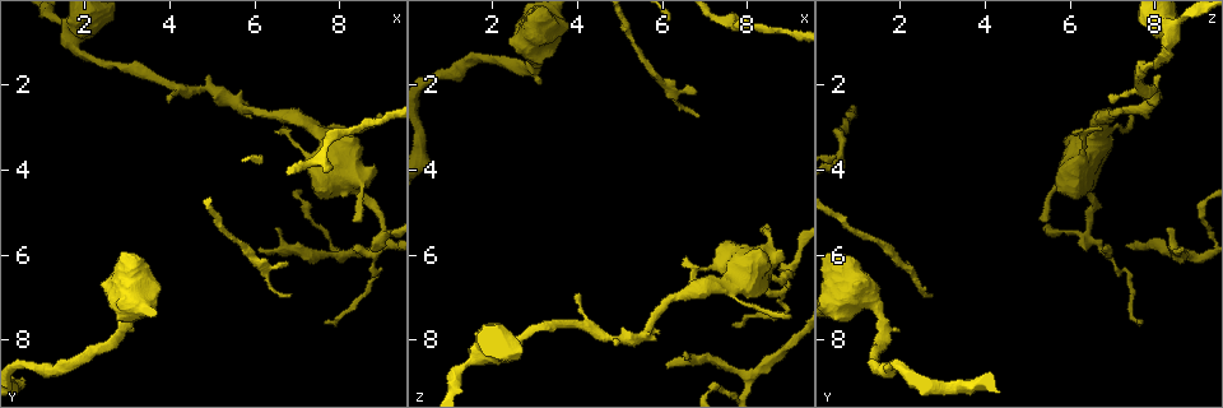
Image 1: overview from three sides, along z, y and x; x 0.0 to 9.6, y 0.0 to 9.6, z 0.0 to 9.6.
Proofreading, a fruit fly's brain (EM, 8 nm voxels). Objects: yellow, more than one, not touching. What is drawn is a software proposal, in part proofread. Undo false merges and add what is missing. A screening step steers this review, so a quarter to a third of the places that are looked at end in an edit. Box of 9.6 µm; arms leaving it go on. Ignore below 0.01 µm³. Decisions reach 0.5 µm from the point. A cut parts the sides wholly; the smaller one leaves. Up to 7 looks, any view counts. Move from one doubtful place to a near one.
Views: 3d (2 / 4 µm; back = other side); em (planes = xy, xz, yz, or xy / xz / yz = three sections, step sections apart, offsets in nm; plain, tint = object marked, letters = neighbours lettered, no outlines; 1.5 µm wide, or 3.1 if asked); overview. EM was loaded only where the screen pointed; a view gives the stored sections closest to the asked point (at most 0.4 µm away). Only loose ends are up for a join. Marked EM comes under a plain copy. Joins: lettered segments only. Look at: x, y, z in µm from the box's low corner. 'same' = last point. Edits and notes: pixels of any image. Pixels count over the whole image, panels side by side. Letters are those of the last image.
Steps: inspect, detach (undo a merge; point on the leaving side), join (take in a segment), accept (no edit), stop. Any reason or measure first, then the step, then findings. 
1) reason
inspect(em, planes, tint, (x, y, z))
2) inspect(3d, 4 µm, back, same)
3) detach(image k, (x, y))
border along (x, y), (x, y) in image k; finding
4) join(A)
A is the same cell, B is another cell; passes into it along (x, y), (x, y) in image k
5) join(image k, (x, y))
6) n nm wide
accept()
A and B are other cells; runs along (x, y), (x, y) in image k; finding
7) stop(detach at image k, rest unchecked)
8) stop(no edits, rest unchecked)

free end
inspect(3d, 2 µm, (7.70, 7.60, 7.60))

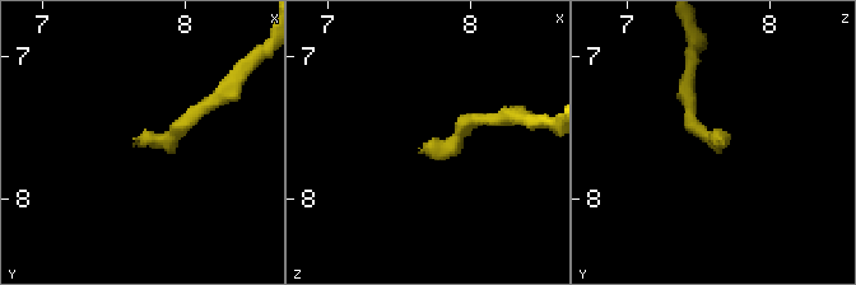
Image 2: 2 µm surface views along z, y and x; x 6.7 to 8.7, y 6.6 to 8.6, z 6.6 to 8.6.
inspect(em, xy, step 8, letters, (7.66, 7.60, 7.68))

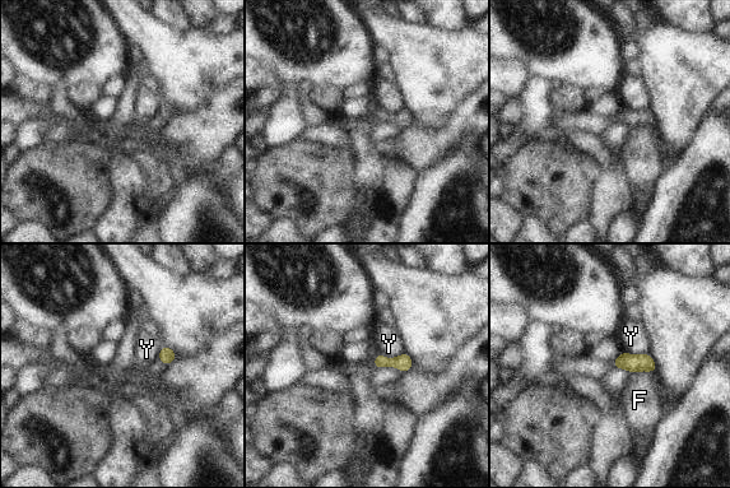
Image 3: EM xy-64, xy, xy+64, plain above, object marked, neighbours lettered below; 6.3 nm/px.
accept()
F and Y are other cells; border along (632, 372), (651, 371), (655, 375) in image 3; none of them fits

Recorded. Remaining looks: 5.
a fork
inspect(em, planes, tint, (9.00, 5.55, 6.35))

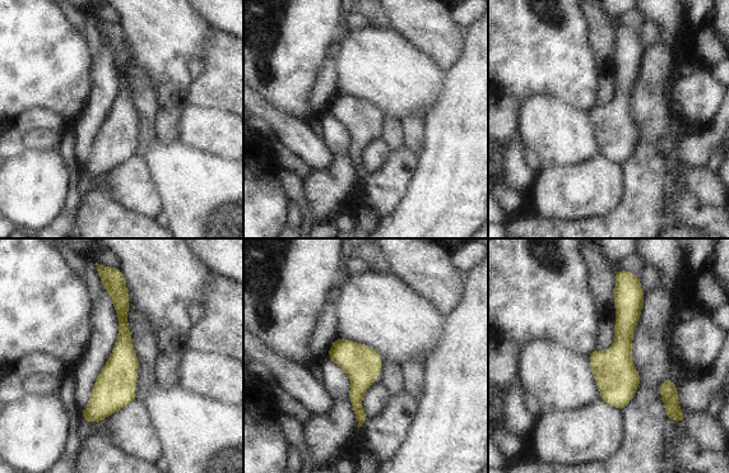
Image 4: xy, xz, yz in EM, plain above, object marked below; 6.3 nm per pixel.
inspect(em, planes, letters, same)

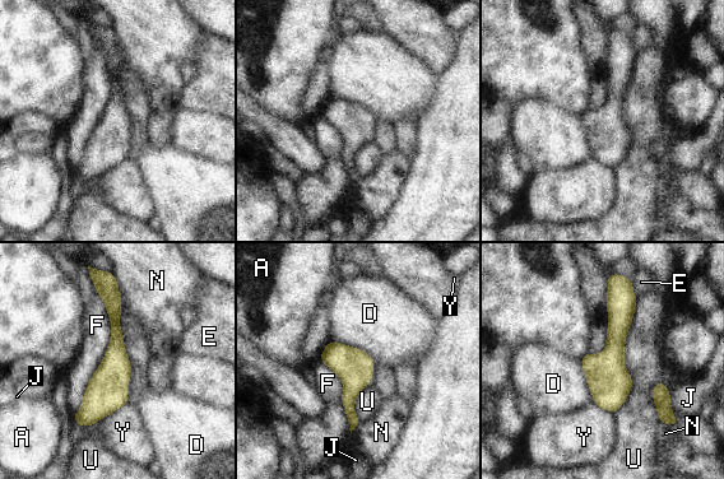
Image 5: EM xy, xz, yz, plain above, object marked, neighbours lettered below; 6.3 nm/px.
accept()
A, D, E, F, J, N, U and Y are other cells; runs along (108, 288), (115, 371), (86, 423) in image 5; one neuron here

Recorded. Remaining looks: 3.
thin end
inspect(3d, 4 µm, (6.80, 6.20, 2.25))

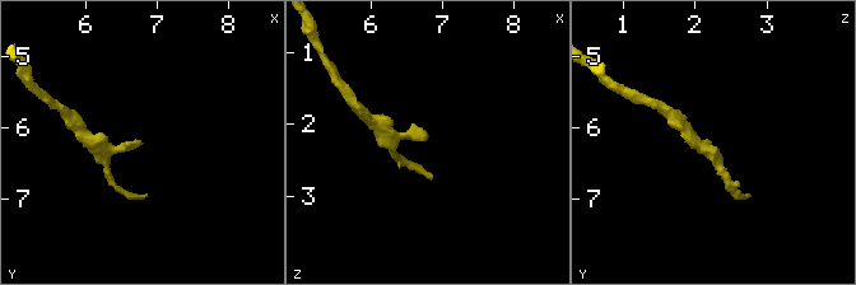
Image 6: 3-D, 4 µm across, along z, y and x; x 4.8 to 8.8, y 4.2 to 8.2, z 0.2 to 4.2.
inspect(em, xz, step 8, letters, (6.75, 6.25, 2.20))

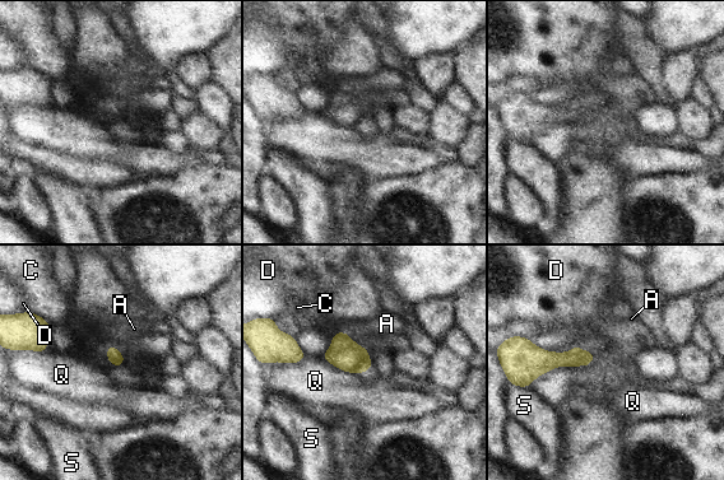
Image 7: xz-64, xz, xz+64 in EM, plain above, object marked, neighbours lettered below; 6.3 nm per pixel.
inspect(em, planes, letters, same)

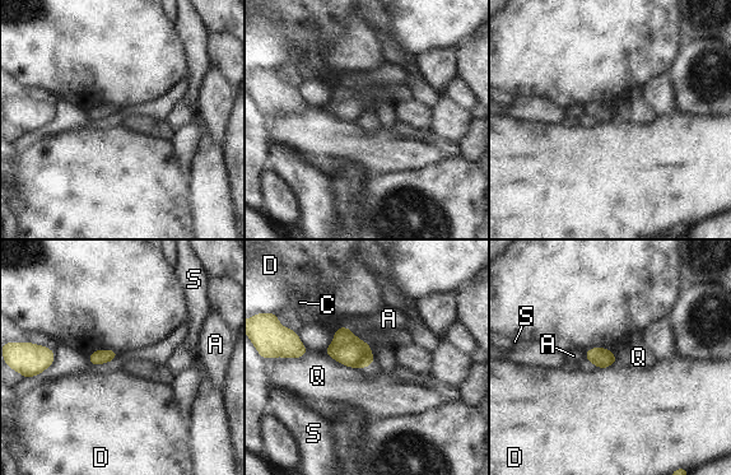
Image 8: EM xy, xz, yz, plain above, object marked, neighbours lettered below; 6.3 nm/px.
accept()
A, C, D, Q and S are other cells; border along (617, 361), (606, 367), (596, 368) in image 8; no lettered segment goes on from it

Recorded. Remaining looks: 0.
stop(no edits, rest unchecked)

